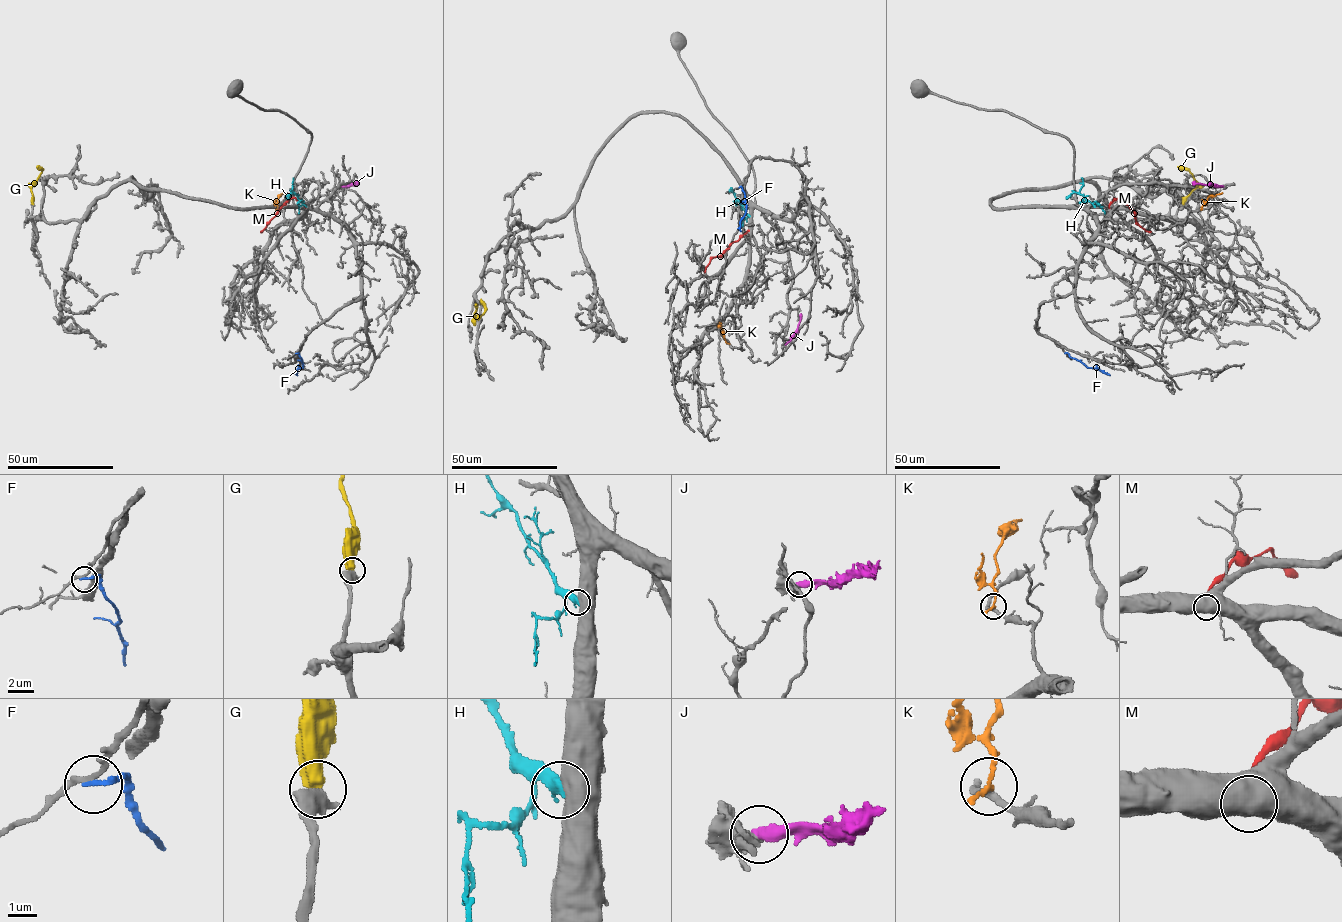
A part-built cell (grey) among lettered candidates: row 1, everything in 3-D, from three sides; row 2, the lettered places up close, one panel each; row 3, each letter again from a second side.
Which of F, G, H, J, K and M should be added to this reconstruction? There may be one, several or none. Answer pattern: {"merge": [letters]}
{"merge": ["G"]}

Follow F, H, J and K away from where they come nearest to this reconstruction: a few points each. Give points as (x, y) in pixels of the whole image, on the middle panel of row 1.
F: (739, 187), (744, 192), (746, 209), (740, 222), (740, 231)
H: (749, 216), (733, 192), (729, 192)
J: (785, 344), (797, 329), (801, 314)
K: (720, 323), (722, 334), (729, 344)

